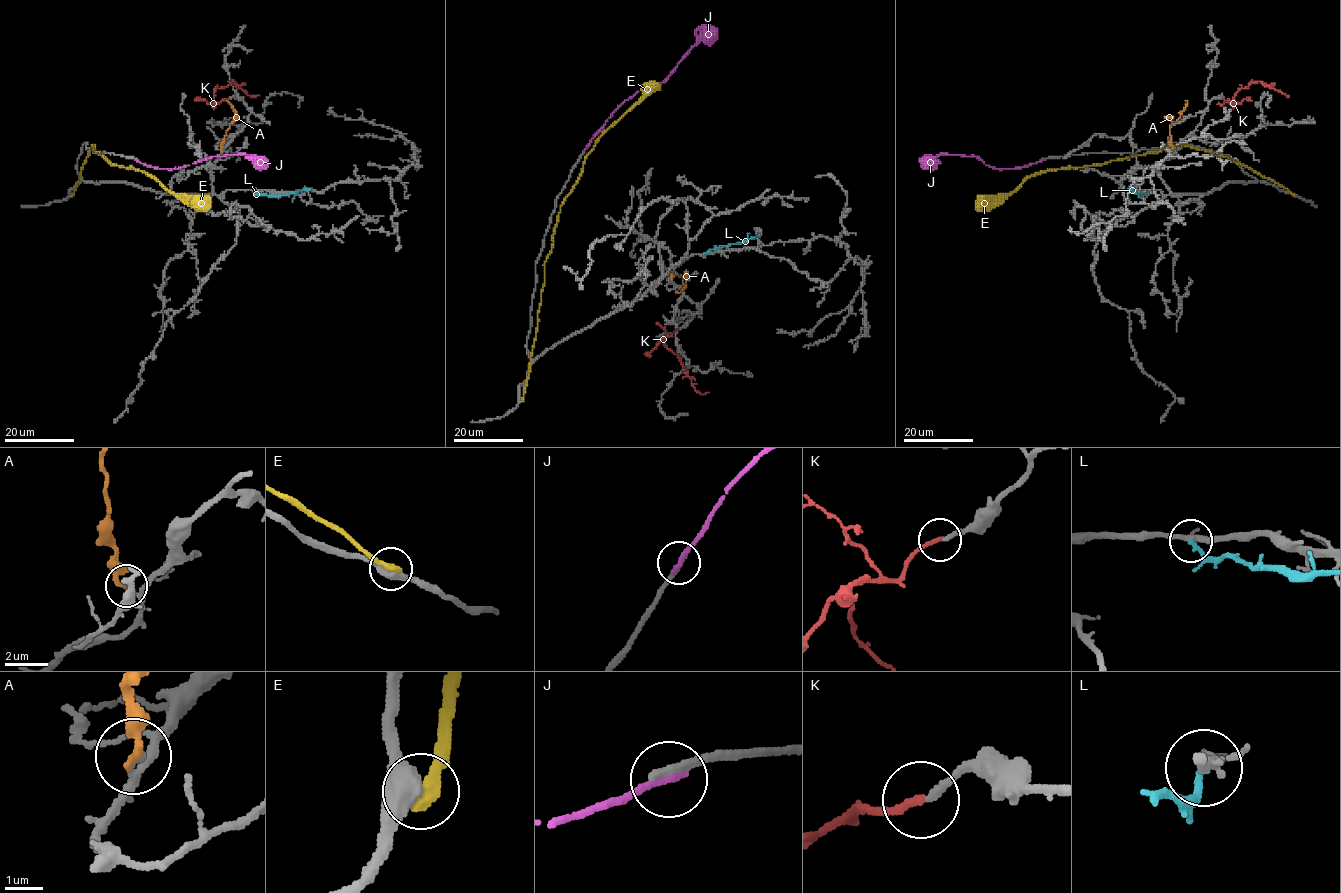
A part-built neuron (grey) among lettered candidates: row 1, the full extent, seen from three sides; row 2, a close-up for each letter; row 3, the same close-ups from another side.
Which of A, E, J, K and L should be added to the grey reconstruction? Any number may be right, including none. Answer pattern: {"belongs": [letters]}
{"belongs": ["K"]}

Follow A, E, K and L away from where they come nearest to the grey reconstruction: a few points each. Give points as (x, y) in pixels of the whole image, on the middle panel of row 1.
A: (671, 279), (677, 274), (683, 278), (684, 288), (675, 292)
E: (521, 400), (529, 373), (544, 262), (551, 248), (560, 205), (596, 140), (659, 84)
K: (678, 329), (663, 338), (663, 344), (680, 357), (697, 391), (708, 392)
L: (703, 253), (760, 235)

